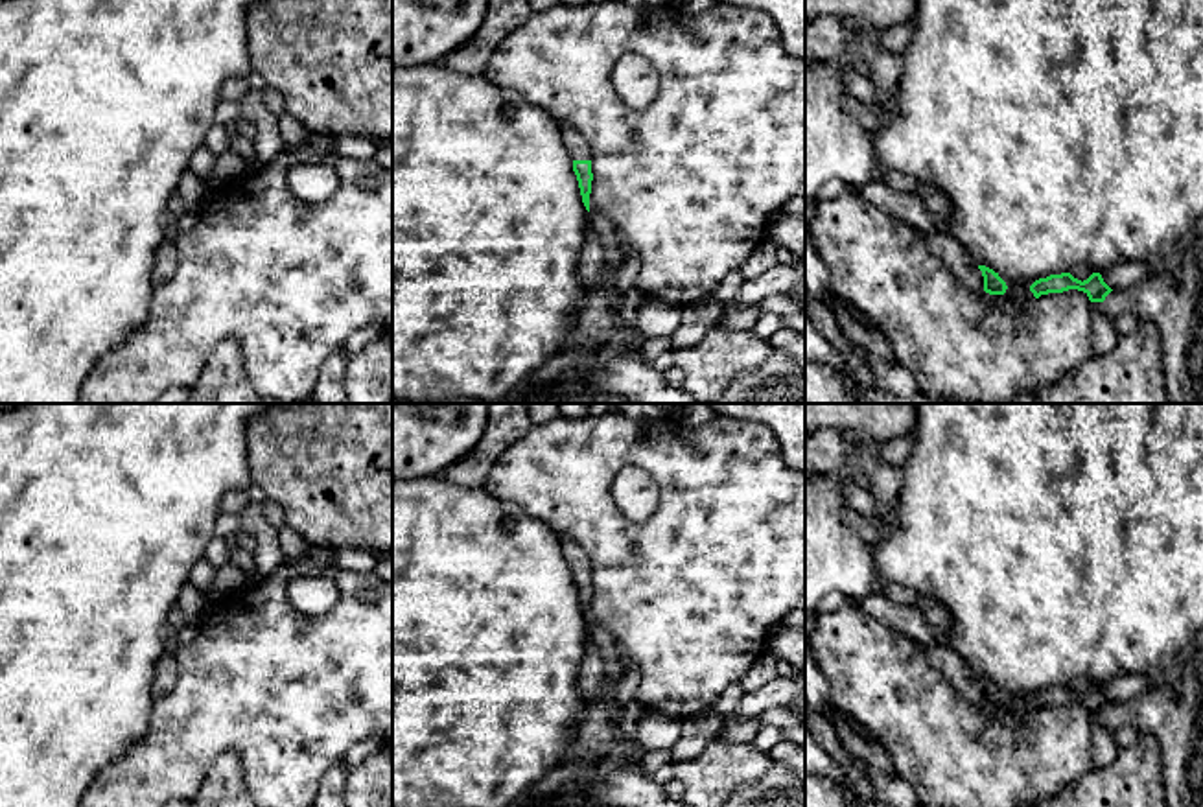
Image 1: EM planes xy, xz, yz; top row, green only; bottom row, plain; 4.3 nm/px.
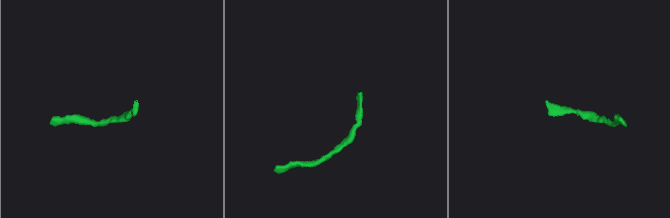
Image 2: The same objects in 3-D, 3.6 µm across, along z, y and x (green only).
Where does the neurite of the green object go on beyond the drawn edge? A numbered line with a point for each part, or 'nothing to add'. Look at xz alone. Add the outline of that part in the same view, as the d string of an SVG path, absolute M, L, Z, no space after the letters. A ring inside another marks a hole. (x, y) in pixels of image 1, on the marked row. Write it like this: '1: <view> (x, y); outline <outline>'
1: xz (579, 150); outline M560 123L562 140L573 160L591 160L591 149L584 136L567 123Z

